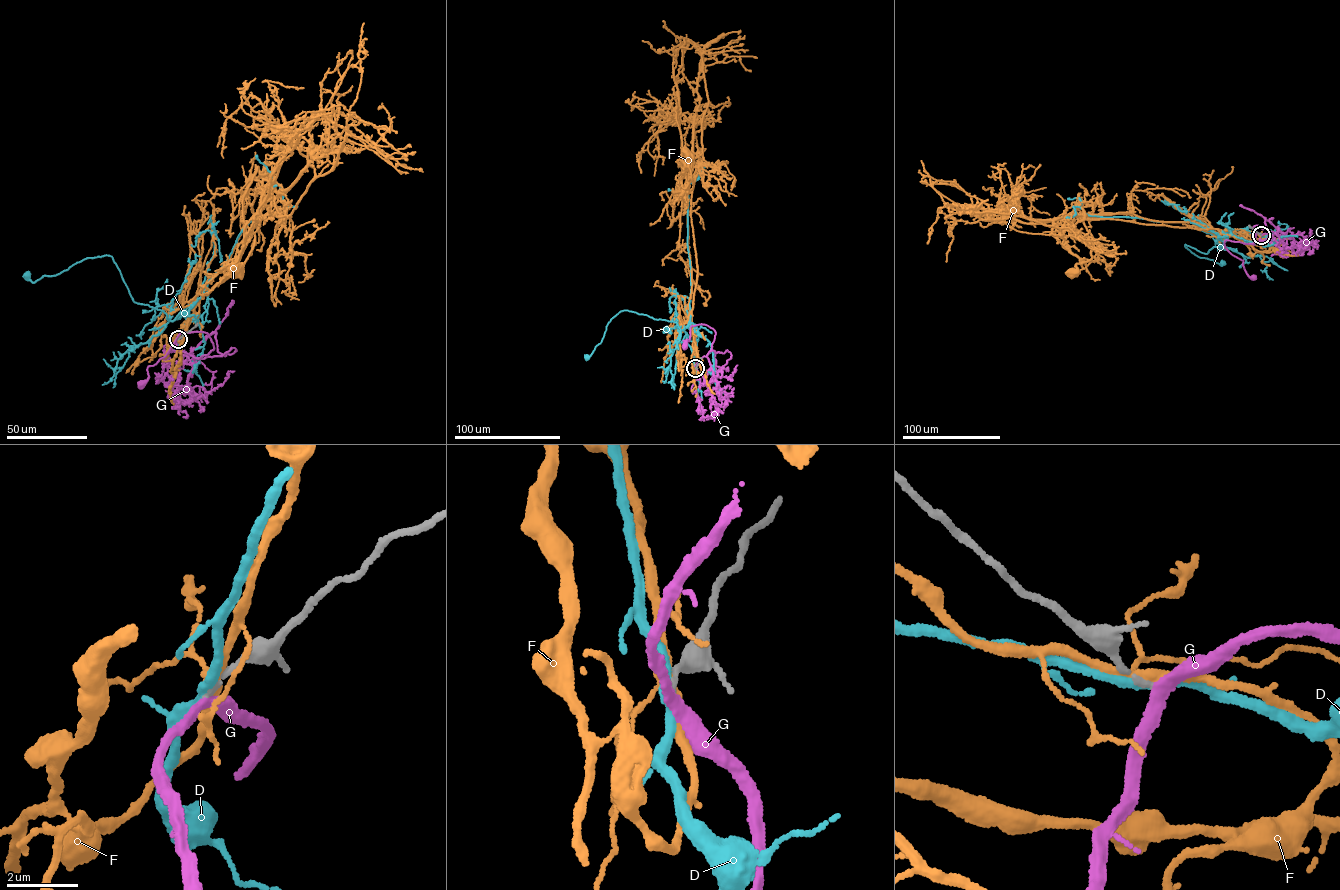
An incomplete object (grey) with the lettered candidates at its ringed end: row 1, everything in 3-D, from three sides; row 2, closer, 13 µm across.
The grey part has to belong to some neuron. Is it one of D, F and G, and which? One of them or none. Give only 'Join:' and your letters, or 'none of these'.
Join: none of these

